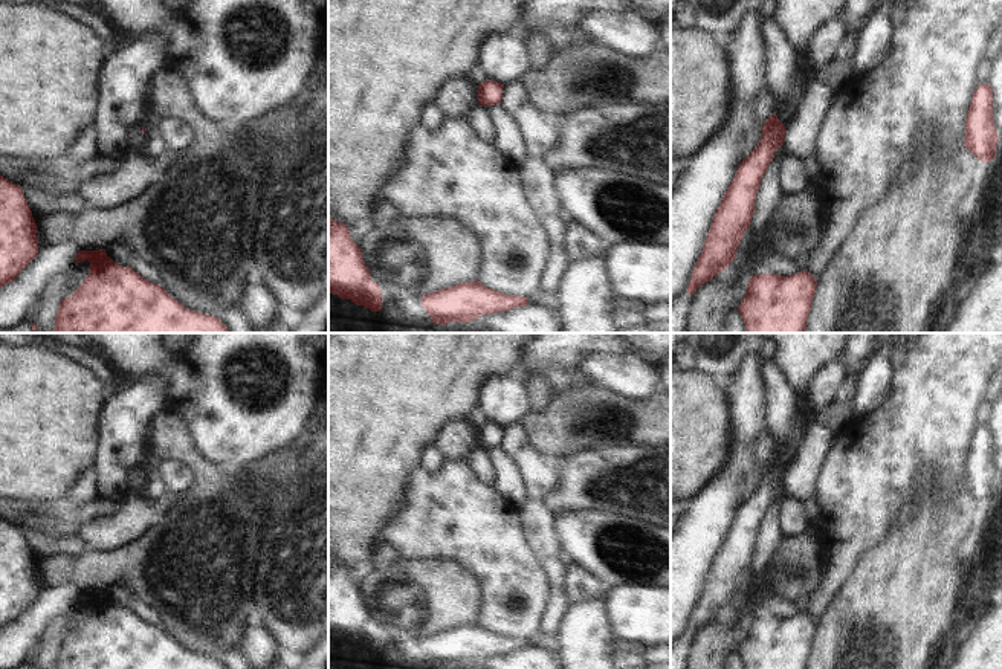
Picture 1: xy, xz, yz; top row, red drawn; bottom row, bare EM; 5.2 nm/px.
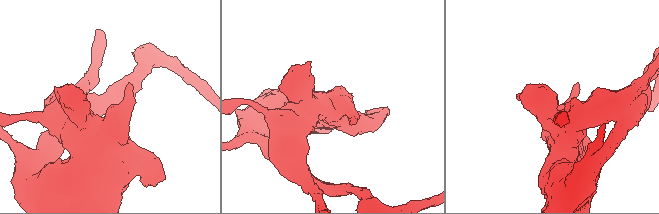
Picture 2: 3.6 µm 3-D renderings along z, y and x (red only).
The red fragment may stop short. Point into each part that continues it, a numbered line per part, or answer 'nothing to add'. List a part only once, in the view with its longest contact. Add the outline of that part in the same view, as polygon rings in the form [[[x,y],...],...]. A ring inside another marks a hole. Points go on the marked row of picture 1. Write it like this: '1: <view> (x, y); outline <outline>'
nothing to add

